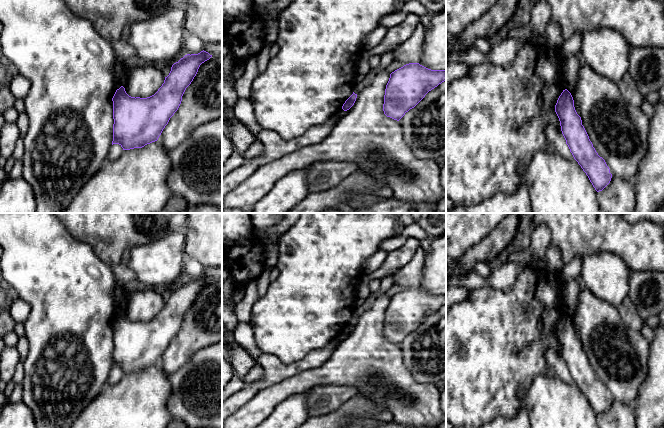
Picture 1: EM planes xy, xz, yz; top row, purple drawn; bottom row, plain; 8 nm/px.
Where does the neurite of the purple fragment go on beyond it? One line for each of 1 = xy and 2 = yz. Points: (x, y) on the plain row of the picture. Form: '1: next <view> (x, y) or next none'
1: next none
2: next none

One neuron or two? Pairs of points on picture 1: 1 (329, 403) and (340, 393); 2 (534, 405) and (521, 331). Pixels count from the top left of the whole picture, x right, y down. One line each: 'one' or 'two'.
1: one
2: two

